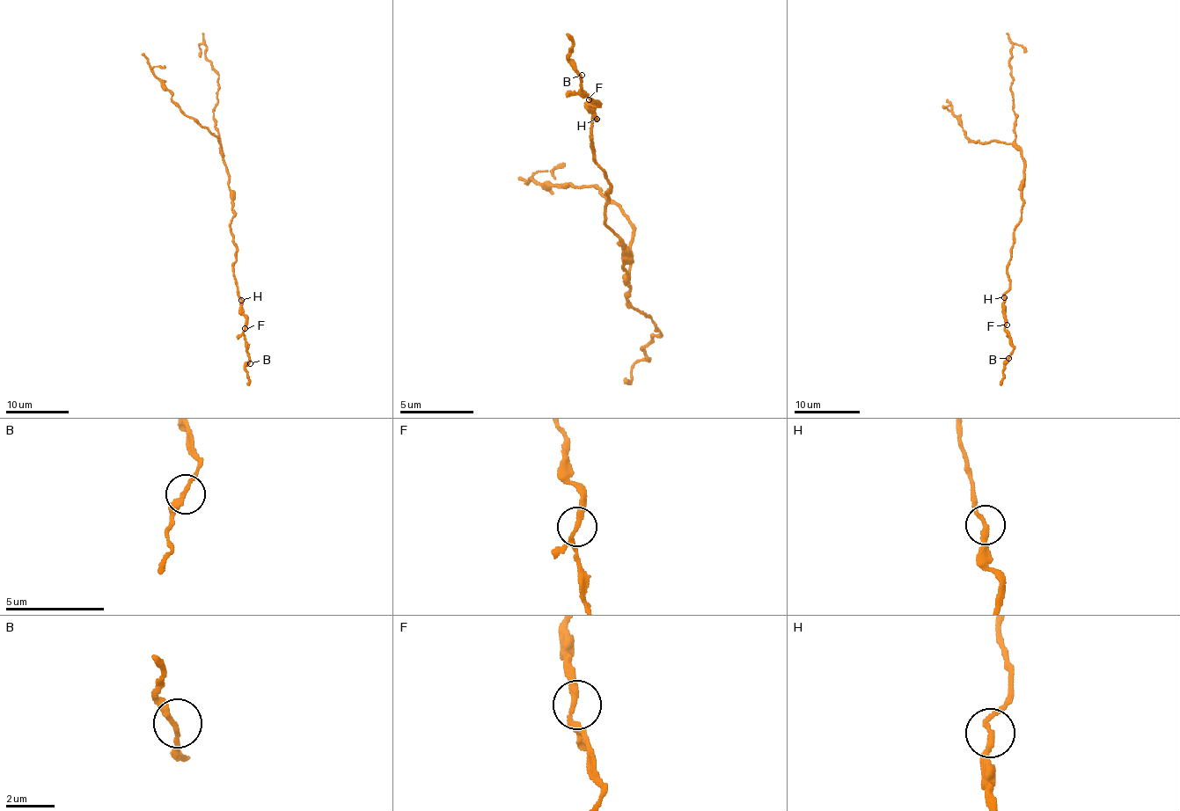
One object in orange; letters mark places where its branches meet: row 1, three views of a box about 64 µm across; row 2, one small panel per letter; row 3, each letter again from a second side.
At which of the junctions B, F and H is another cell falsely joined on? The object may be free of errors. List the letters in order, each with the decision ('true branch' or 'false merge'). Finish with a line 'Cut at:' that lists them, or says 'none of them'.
B: true branch
F: true branch
H: true branch
Cut at: none of them

